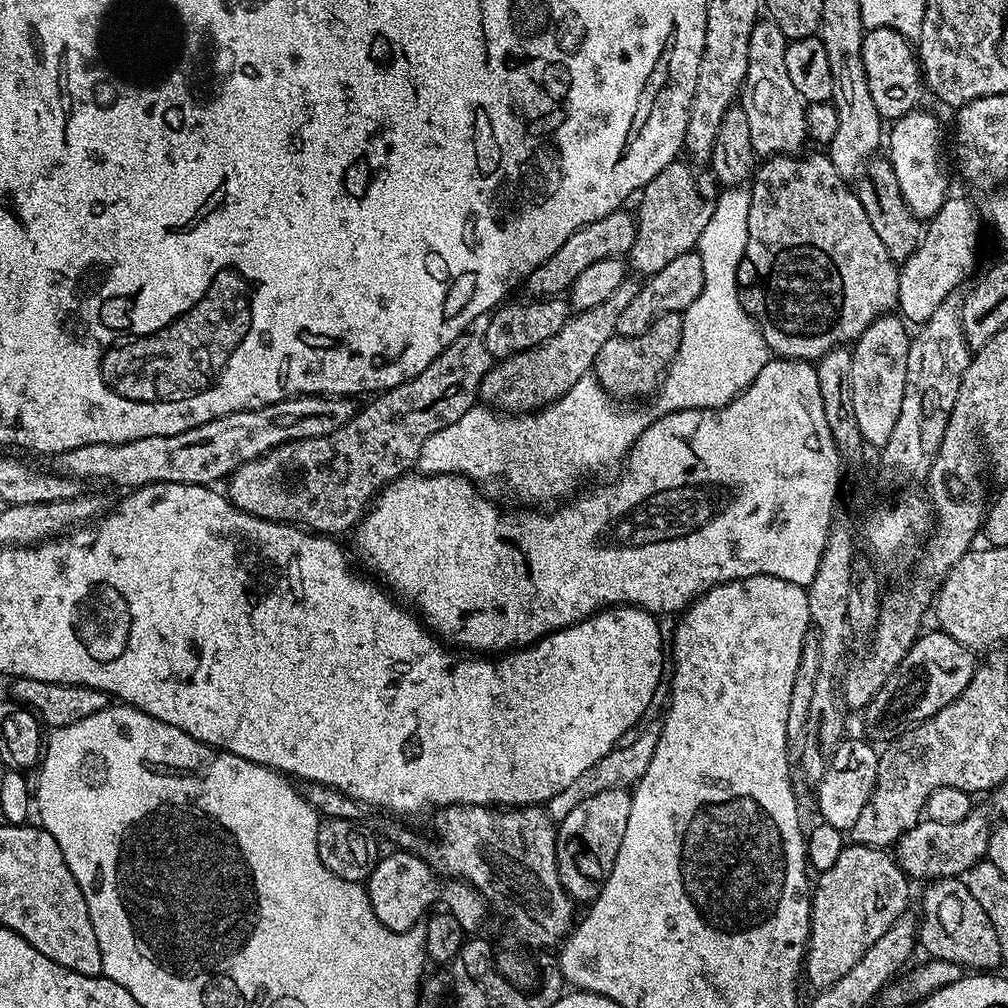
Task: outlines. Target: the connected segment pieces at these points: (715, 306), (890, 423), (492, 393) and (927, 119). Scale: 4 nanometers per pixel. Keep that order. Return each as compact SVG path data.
M744 186L724 188L716 197L714 214L710 214L710 223L706 226L706 230L702 230L702 238L695 246L695 251L699 252L702 258L704 275L702 294L698 294L698 298L694 298L694 302L690 302L690 306L682 314L684 329L678 354L669 364L654 396L657 413L677 412L683 408L725 408L735 396L752 385L754 378L758 378L762 366L768 364L770 351L762 330L756 324L755 318L746 314L736 293L736 271L746 250L751 201L752 193Z
M899 315L879 316L873 324L866 326L862 335L854 341L852 361L854 367L850 373L850 382L854 389L854 414L858 417L858 430L862 430L865 445L879 450L886 442L890 442L890 433L898 422L898 414L902 410L902 394L906 390L906 370L908 369L908 346L910 328Z
M624 279L598 306L581 312L573 311L563 326L545 336L541 344L530 346L525 352L513 352L510 356L497 359L482 378L479 399L501 414L523 414L535 412L562 398L574 382L593 371L598 350L602 350L602 346L606 346L606 342L616 335L618 318L625 312L626 306L634 302L634 294L638 294L640 286L639 279Z
M922 108L912 109L891 125L888 159L909 211L920 220L929 220L948 199L948 176L942 164L942 132L936 117Z

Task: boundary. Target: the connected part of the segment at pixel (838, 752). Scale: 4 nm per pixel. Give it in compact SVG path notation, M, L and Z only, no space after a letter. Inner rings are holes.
M845 738L834 750L832 759L828 761L828 767L824 770L824 776L815 785L816 804L820 807L819 819L823 823L841 830L850 830L854 822L858 822L858 814L862 814L862 806L866 806L870 798L878 774L880 757L877 749L871 747L873 745L867 739Z

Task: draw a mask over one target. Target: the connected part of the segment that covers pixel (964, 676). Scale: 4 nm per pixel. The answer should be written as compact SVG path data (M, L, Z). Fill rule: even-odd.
M933 630L917 637L902 662L864 709L867 737L891 742L914 725L932 717L969 685L978 660L975 653L945 632Z

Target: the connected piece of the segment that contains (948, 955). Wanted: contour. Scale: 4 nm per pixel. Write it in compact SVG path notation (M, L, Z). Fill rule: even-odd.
M935 879L927 885L924 897L920 900L918 911L918 944L925 948L931 959L944 959L946 962L957 962L972 970L992 970L1000 964L1000 947L998 934L994 926L990 926L990 918L986 918L986 910L978 906L978 898L970 894L967 883L963 879Z

